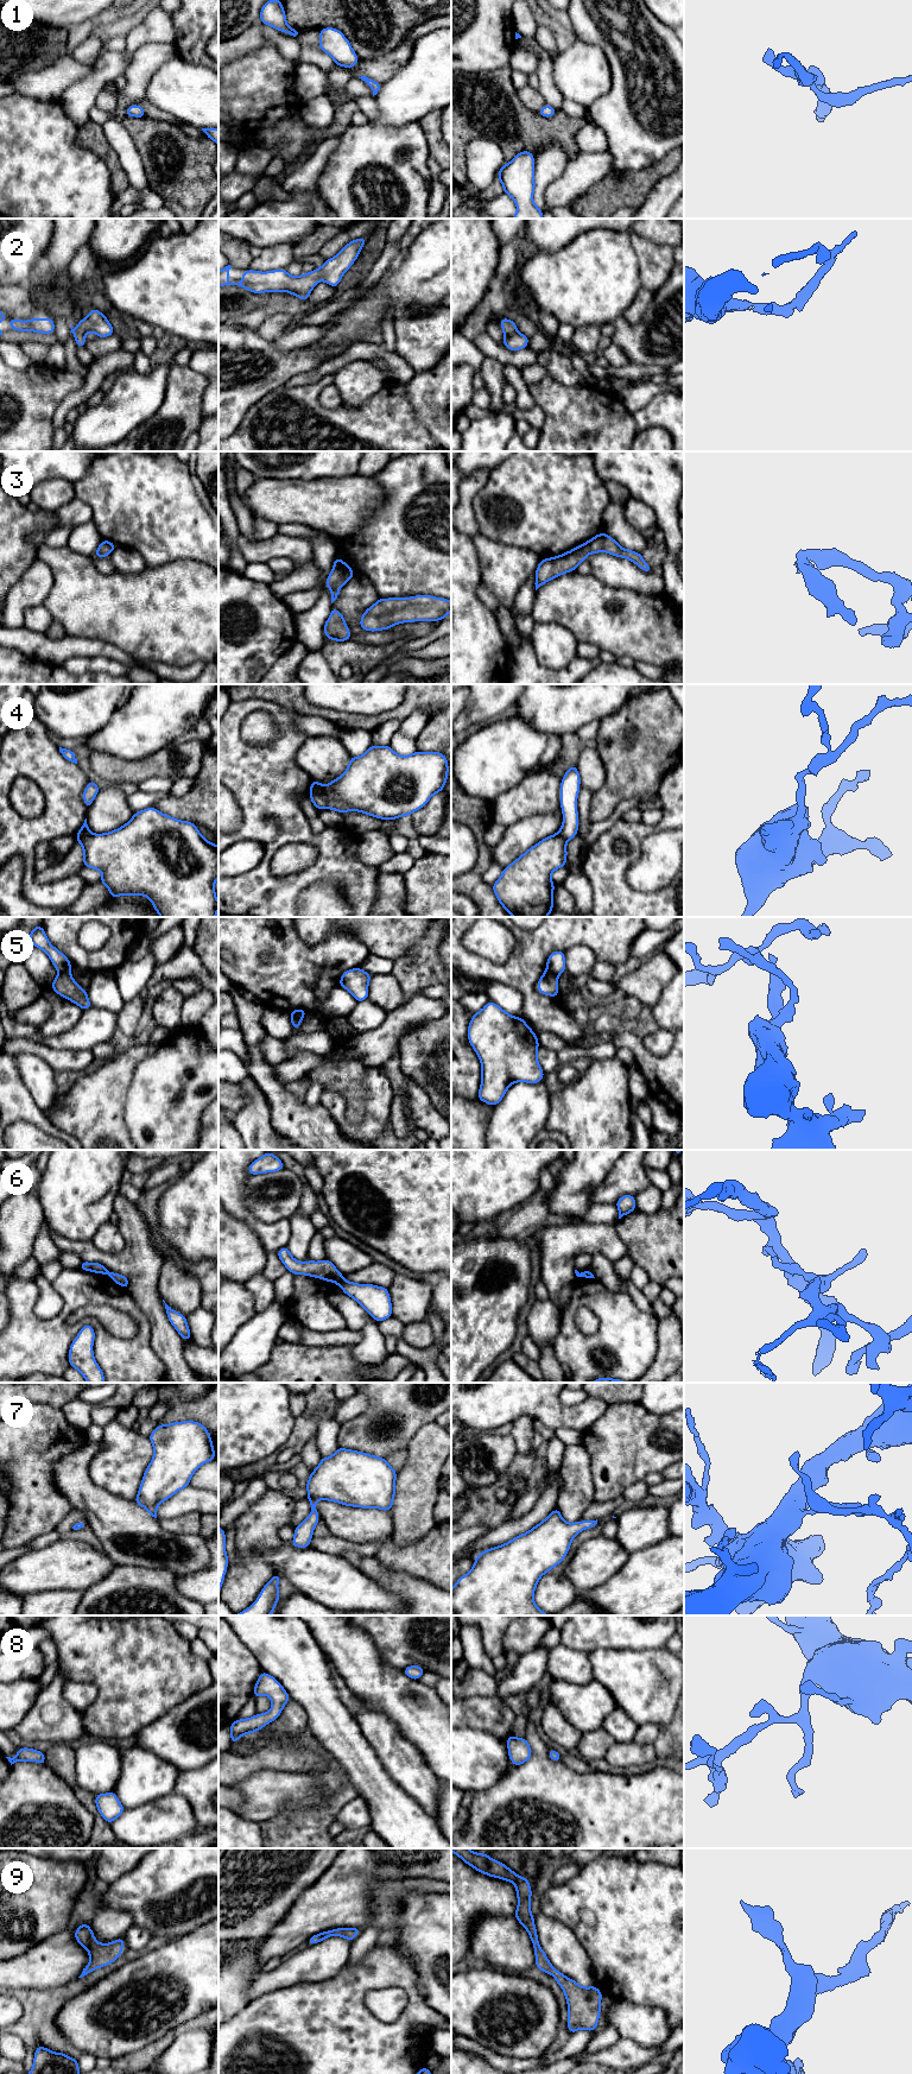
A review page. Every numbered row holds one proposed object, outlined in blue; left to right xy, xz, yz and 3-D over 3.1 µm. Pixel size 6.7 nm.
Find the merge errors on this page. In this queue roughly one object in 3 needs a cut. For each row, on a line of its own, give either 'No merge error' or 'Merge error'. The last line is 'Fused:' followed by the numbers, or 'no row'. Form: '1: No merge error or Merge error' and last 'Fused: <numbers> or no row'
1: No merge error
2: No merge error
3: No merge error
4: Merge error
5: Merge error
6: Merge error
7: No merge error
8: No merge error
9: No merge error
Fused: 4, 5, 6

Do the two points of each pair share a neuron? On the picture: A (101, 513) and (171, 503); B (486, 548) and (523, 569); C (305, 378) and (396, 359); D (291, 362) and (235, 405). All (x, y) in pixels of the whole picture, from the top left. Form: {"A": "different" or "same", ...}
{"A": "same", "B": "same", "C": "same", "D": "same"}

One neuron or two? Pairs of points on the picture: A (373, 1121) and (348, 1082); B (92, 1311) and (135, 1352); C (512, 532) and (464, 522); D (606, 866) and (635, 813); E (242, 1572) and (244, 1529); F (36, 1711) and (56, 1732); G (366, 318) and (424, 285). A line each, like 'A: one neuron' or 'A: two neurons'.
A: two neurons
B: two neurons
C: two neurons
D: two neurons
E: one neuron
F: one neuron
G: one neuron

